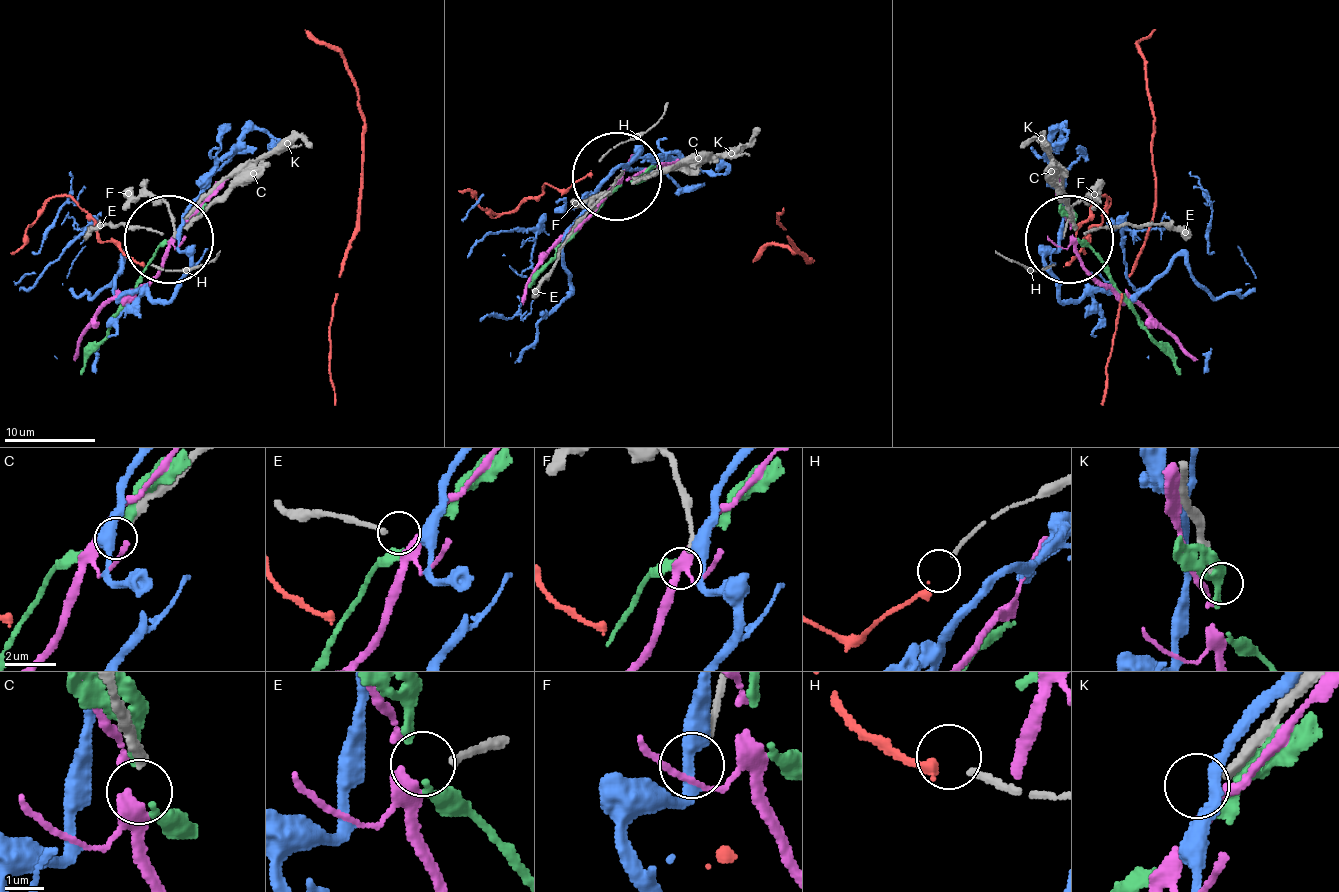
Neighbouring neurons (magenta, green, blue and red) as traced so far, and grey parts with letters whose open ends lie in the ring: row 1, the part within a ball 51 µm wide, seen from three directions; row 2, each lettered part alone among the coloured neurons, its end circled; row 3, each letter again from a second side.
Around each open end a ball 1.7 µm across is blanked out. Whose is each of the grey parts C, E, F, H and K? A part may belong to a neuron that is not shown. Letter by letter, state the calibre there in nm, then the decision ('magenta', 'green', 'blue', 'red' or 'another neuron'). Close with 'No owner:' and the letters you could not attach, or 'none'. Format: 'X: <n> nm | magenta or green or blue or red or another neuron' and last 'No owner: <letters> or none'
C: 280 nm | another neuron
E: 180 nm | magenta
F: 170 nm | blue
H: 140 nm | red
K: 320 nm | another neuron
No owner: C, K

